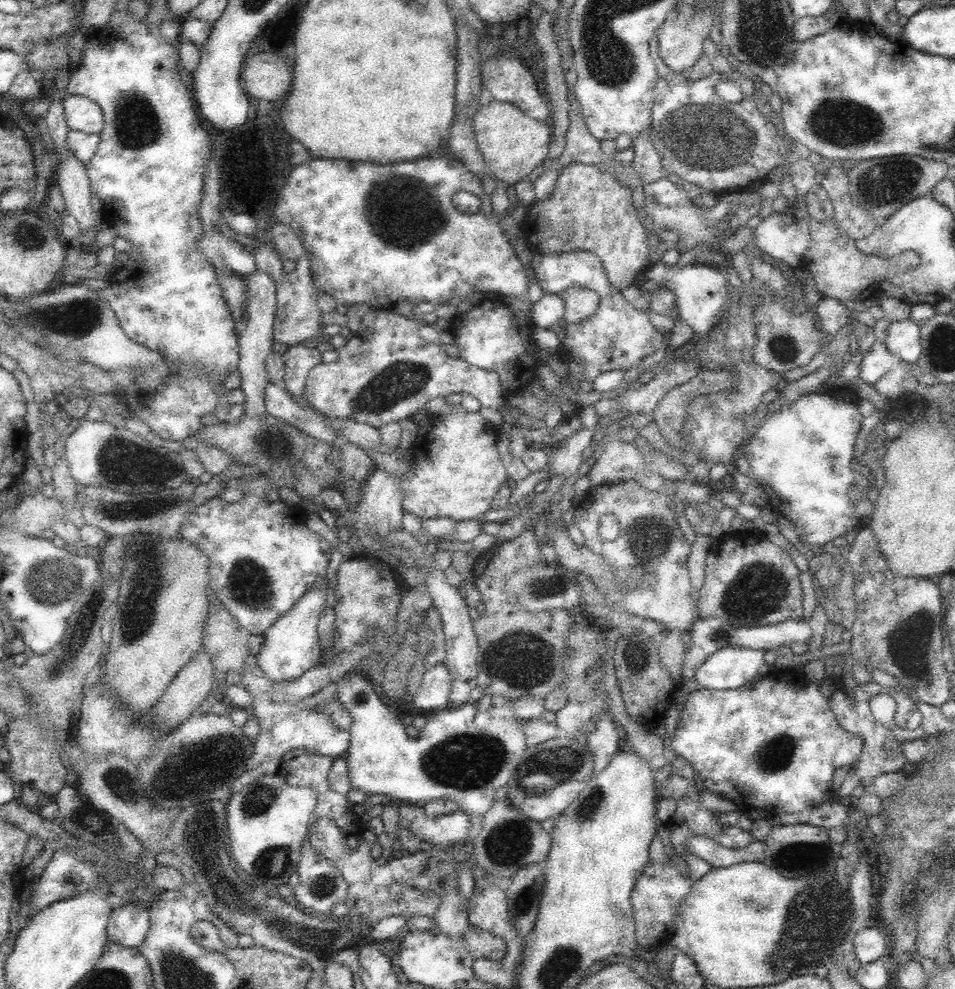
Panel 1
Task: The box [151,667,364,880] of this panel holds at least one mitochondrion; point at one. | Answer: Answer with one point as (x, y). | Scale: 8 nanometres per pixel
(259, 798)

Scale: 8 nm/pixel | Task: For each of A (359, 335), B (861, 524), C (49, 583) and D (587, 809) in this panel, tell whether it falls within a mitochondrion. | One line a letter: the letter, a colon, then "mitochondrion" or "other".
A: other
B: other
C: mitochondrion
D: mitochondrion

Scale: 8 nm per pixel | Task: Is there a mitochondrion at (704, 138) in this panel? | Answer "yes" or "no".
yes

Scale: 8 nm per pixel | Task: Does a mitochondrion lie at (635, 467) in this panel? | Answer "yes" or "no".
no

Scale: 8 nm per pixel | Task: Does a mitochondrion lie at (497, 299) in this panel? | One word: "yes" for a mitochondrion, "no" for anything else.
no

